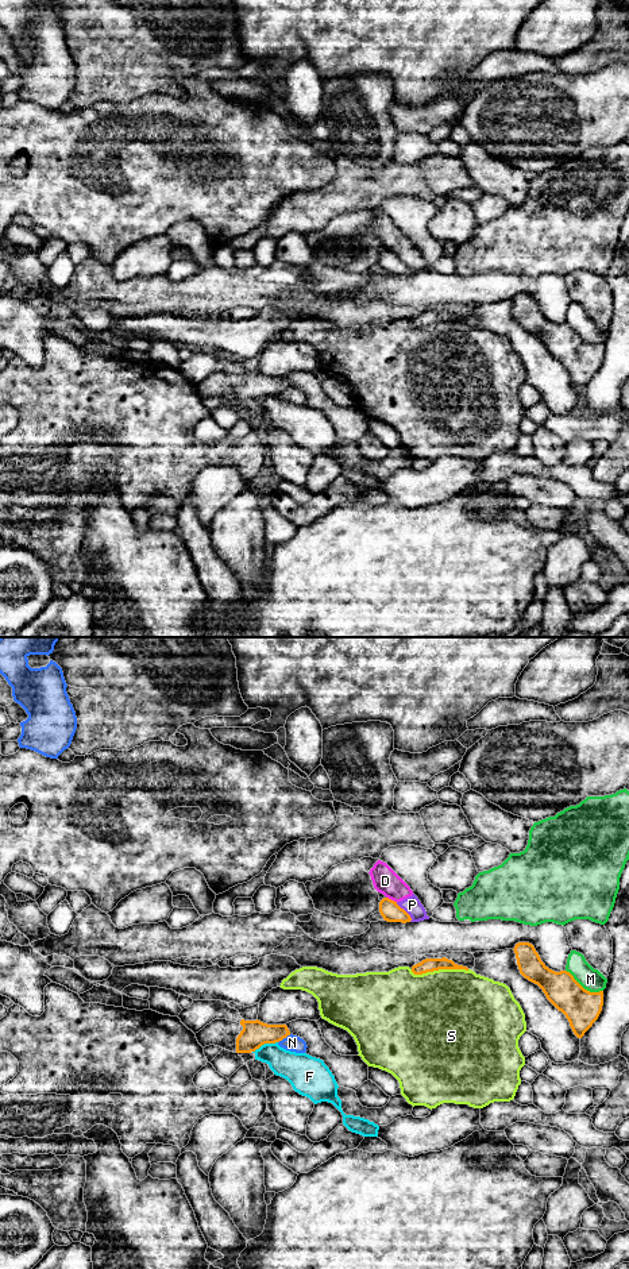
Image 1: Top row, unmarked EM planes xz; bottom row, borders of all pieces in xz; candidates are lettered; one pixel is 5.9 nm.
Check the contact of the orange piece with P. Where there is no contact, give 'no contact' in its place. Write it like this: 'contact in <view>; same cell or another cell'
contact in xz; another cell

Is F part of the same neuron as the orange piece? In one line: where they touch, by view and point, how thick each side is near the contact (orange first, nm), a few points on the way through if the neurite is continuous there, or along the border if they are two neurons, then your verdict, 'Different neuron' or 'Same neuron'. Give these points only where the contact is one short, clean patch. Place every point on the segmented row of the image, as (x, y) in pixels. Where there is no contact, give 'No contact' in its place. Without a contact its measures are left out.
Touches orange at xz (265, 1042). Thickness 160 nm (orange) against 190 nm. Boundary: xz (277, 1041), (262, 1044), (253, 1052). Different neuron

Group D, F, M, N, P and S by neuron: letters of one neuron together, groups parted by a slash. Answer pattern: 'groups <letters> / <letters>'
groups D P / F / M / N / S

